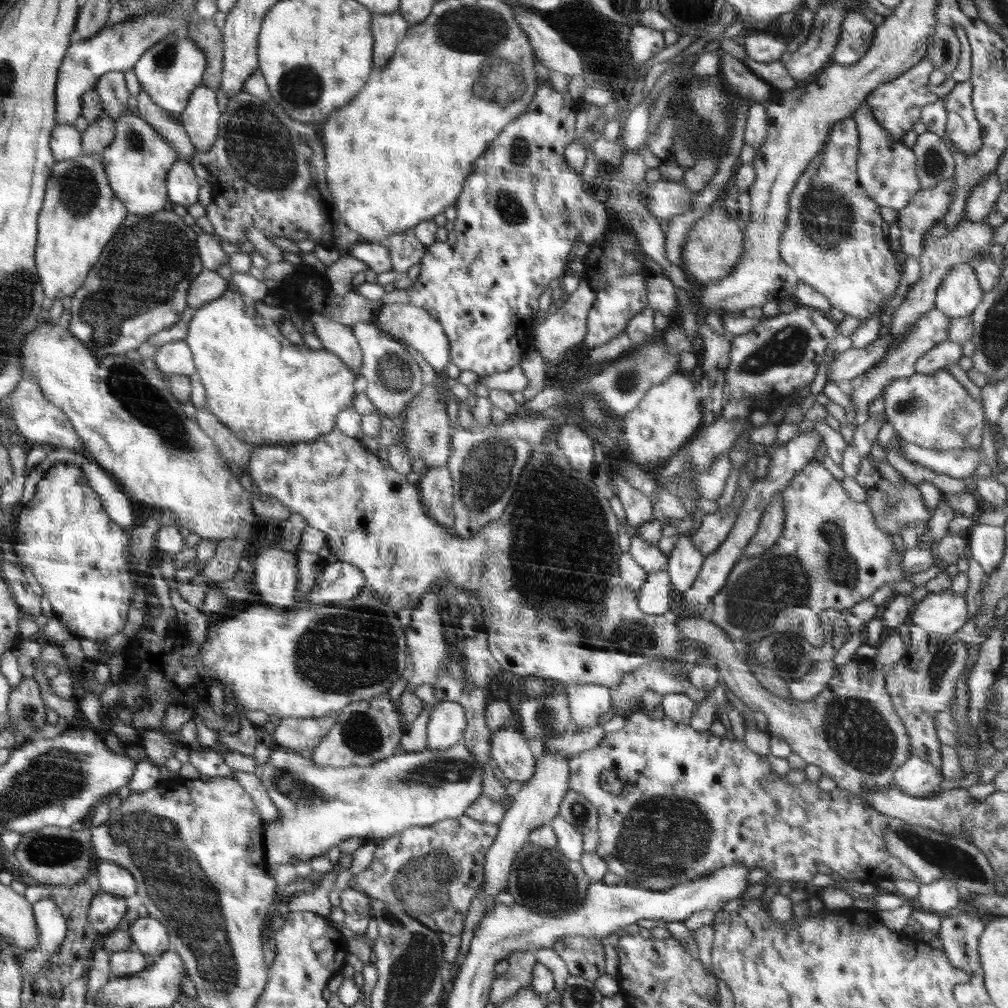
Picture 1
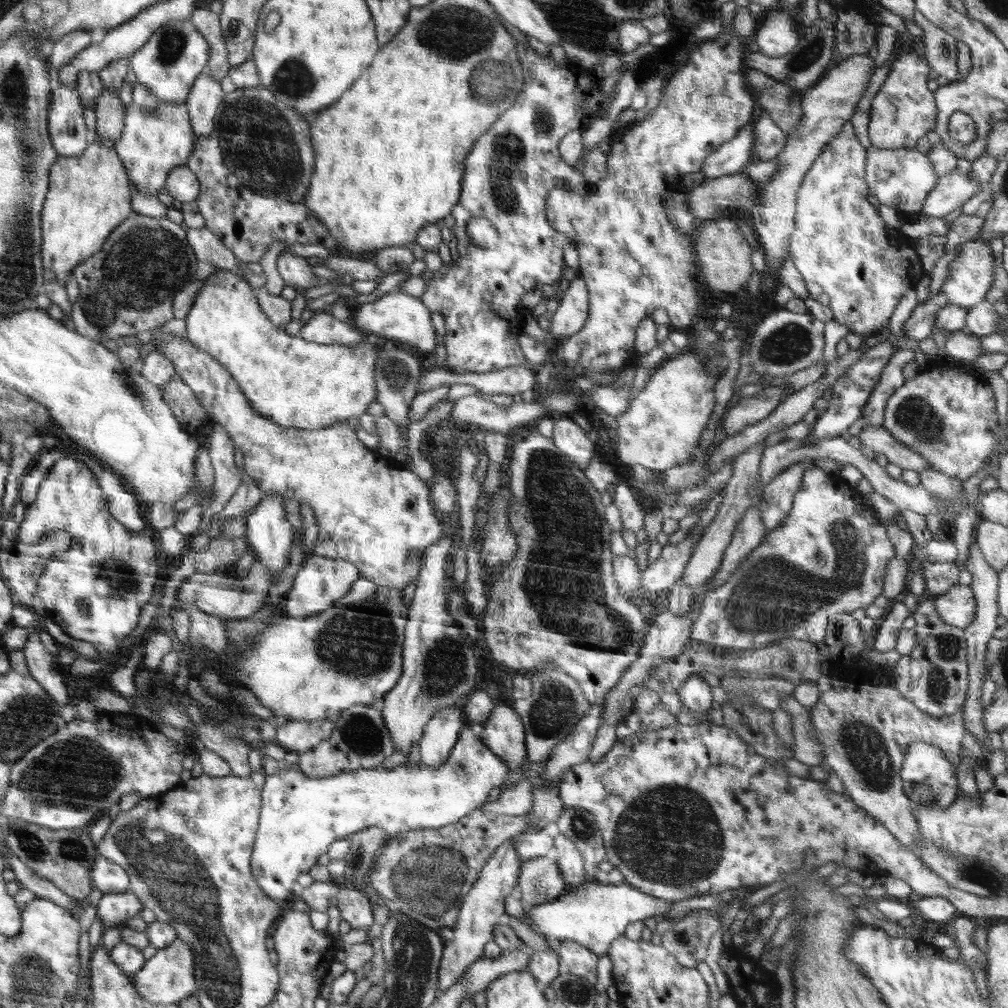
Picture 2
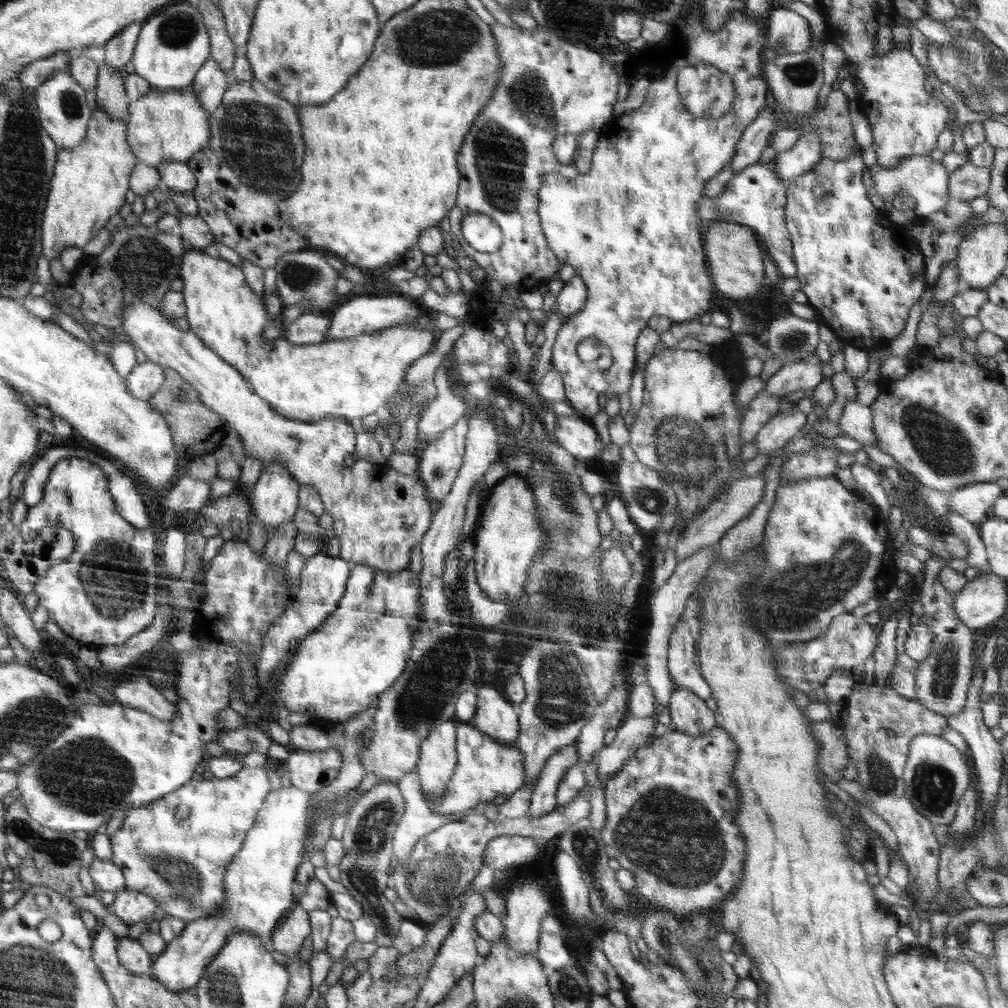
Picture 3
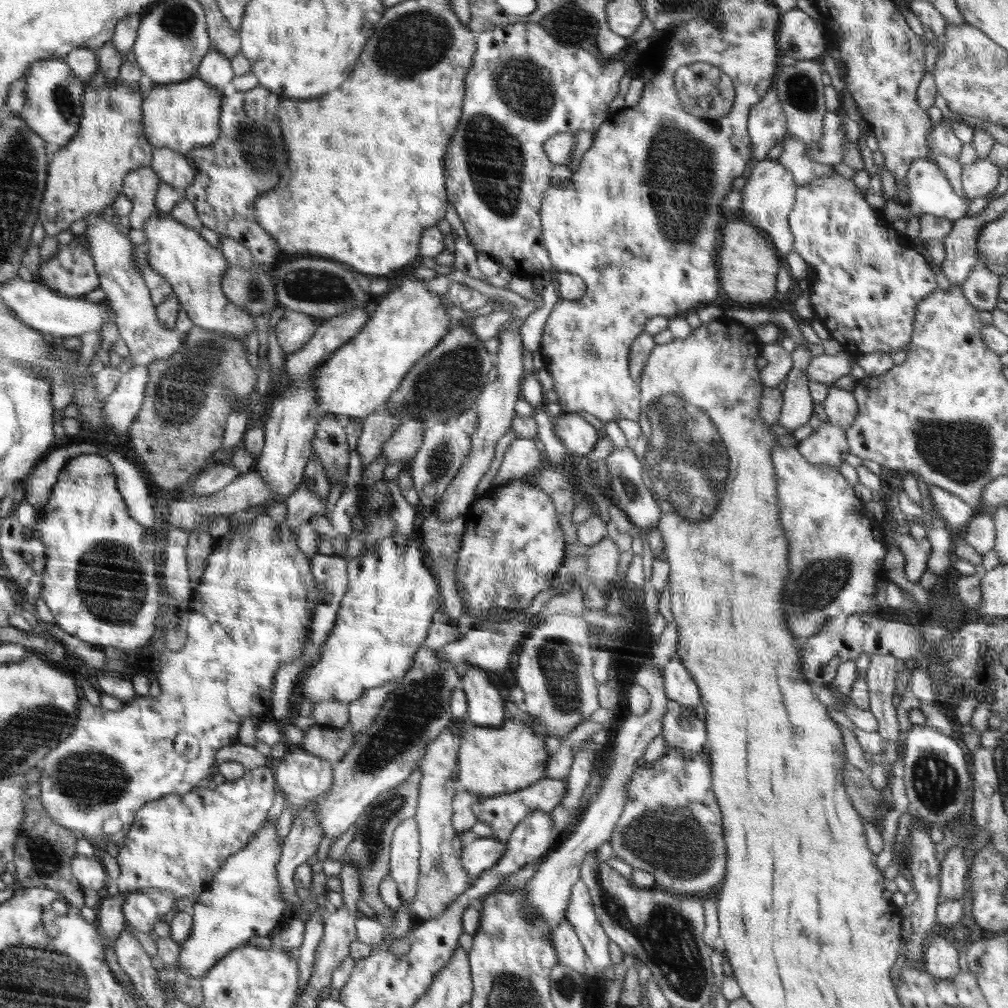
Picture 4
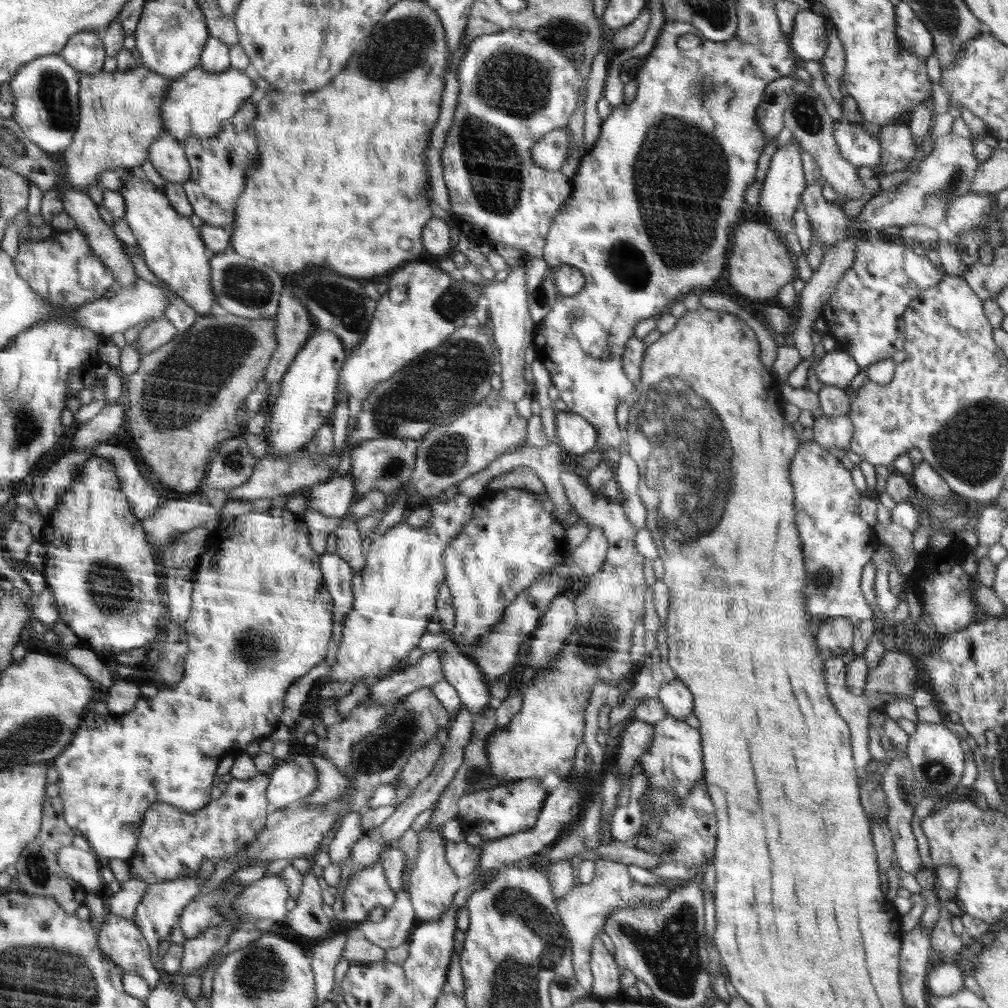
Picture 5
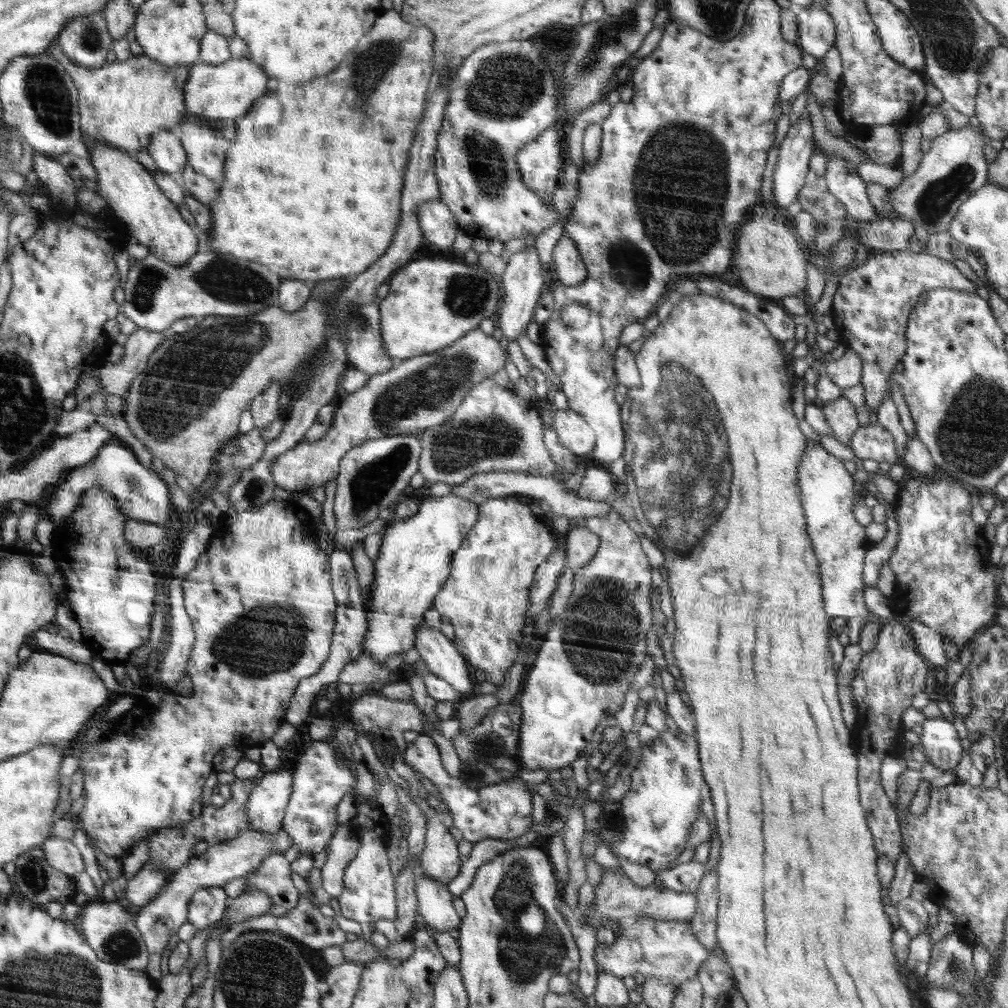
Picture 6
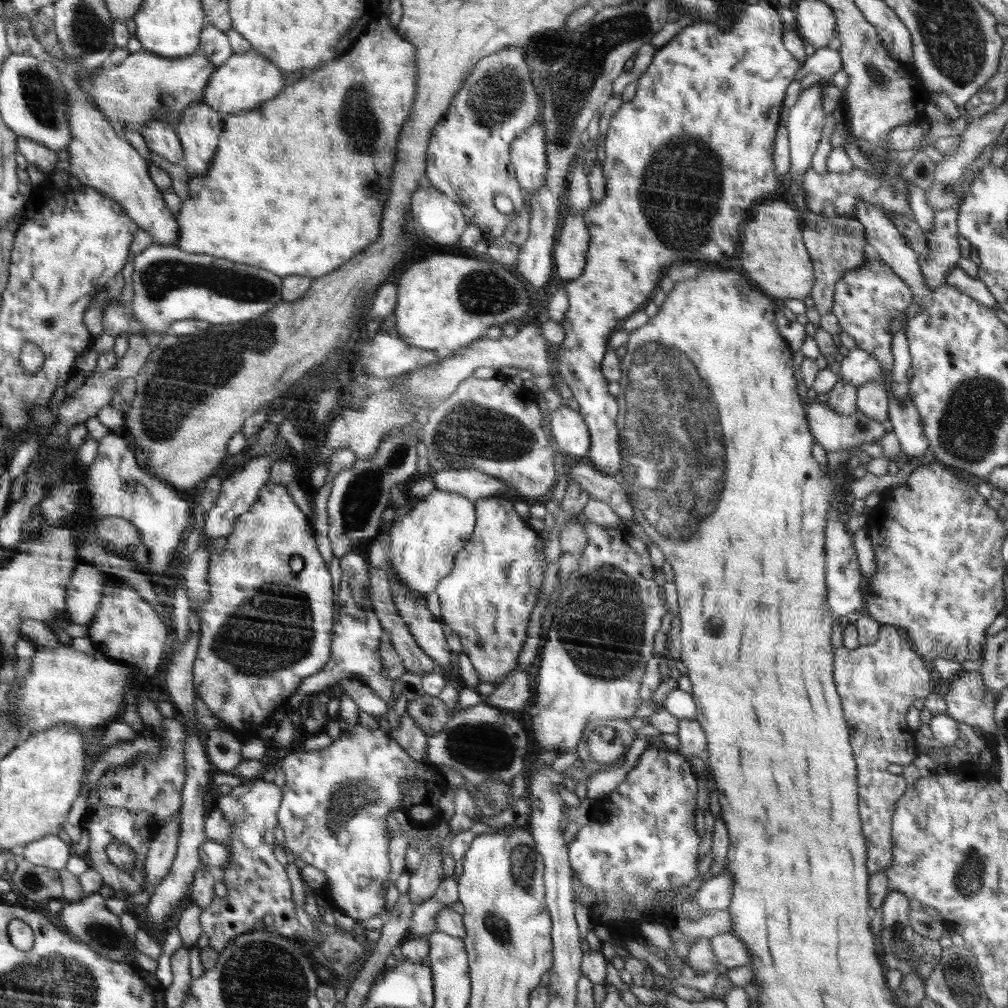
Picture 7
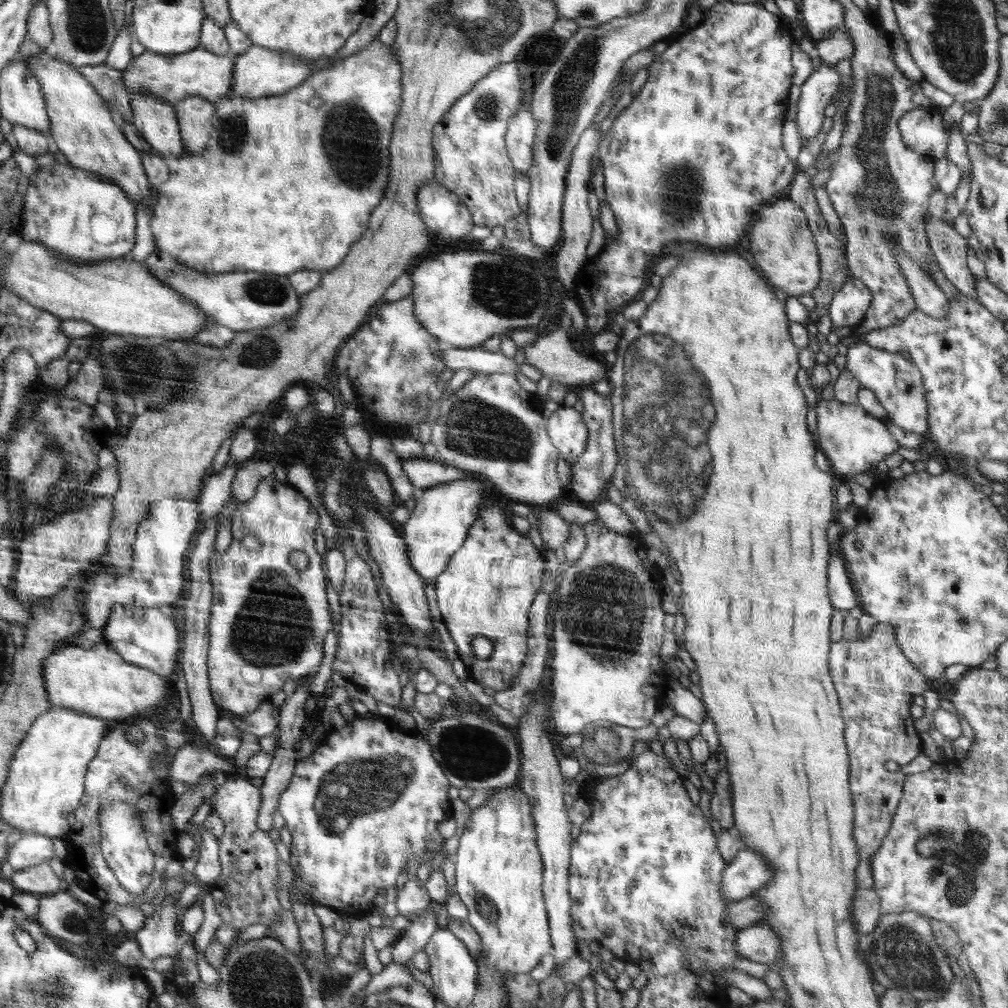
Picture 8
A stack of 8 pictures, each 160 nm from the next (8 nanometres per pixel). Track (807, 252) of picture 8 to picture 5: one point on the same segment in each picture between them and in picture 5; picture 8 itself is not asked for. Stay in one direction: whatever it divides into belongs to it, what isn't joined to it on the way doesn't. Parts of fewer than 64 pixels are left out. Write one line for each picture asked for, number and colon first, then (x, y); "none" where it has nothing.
5: (760, 264)
6: (772, 261)
7: (774, 255)

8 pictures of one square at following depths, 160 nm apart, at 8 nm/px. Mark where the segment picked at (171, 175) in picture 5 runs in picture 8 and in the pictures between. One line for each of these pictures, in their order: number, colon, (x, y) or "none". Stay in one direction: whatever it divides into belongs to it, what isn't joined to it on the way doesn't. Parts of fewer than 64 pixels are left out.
6: (165, 148)
7: (161, 138)
8: (156, 119)

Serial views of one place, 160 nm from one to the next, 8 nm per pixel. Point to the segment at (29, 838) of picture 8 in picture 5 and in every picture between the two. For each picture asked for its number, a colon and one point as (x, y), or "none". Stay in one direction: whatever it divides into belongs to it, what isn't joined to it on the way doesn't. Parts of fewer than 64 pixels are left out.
5: (80, 865)
6: (62, 855)
7: (51, 852)

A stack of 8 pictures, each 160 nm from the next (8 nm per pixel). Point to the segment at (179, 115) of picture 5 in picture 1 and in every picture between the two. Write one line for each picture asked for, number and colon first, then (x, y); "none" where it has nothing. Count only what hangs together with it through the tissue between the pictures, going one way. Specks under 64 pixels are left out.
1: (137, 161)
2: (154, 142)
3: (162, 126)
4: (182, 116)

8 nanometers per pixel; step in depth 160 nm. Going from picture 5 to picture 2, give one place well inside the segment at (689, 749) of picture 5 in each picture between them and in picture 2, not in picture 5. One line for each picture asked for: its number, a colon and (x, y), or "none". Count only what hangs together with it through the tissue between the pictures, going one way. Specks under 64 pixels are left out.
2: (696, 695)
3: (689, 714)
4: (681, 729)

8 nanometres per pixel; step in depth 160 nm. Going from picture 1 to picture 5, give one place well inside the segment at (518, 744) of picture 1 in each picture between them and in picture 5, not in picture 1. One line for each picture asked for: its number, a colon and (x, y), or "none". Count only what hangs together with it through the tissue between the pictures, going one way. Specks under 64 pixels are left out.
2: (503, 734)
3: (497, 717)
4: (485, 706)
5: (458, 669)

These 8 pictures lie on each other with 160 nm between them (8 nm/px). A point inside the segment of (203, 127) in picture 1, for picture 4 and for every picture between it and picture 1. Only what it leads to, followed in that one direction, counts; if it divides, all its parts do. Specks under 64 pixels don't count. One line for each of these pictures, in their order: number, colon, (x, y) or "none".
2: (206, 95)
3: (210, 83)
4: (215, 69)

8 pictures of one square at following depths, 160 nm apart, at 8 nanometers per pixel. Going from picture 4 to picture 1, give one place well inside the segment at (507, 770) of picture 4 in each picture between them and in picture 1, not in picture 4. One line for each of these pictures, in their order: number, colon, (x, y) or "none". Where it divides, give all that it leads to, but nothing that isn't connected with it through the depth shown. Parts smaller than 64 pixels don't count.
1: (320, 806)
2: (303, 816)
3: (485, 769)

